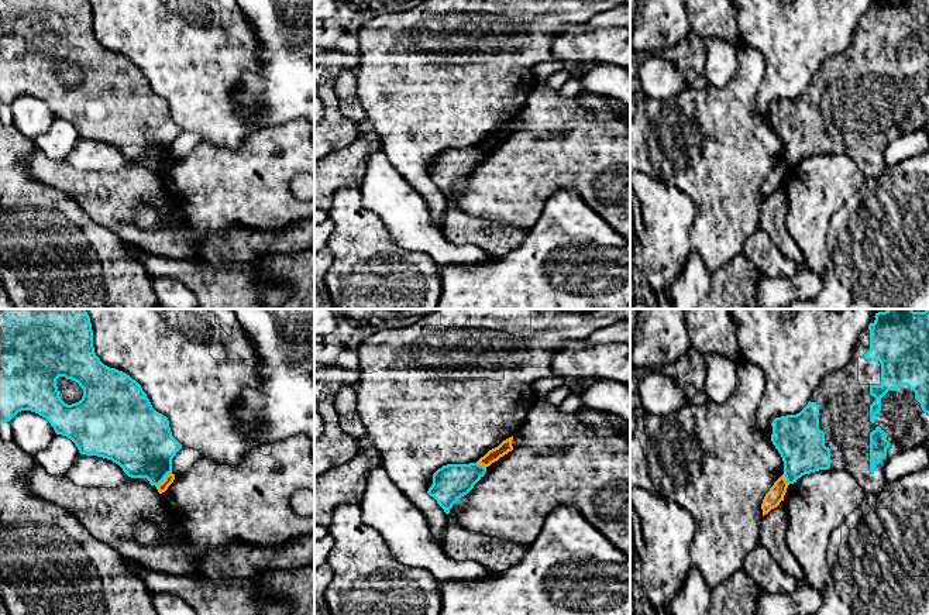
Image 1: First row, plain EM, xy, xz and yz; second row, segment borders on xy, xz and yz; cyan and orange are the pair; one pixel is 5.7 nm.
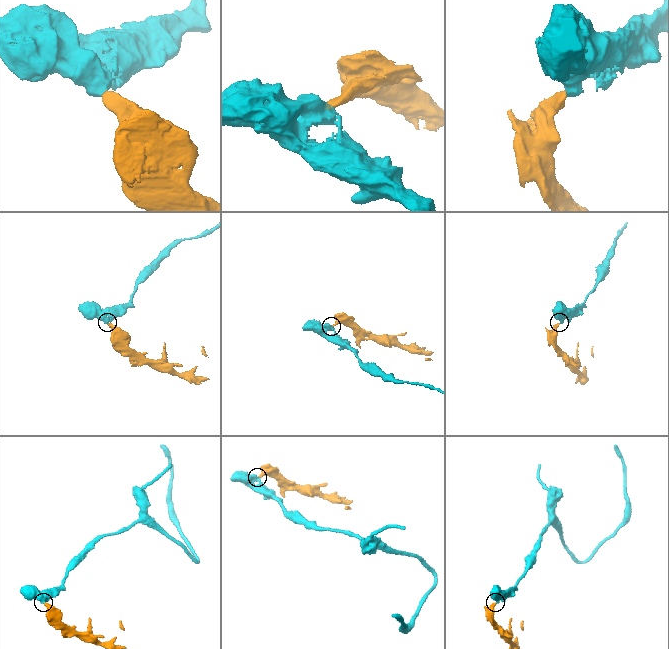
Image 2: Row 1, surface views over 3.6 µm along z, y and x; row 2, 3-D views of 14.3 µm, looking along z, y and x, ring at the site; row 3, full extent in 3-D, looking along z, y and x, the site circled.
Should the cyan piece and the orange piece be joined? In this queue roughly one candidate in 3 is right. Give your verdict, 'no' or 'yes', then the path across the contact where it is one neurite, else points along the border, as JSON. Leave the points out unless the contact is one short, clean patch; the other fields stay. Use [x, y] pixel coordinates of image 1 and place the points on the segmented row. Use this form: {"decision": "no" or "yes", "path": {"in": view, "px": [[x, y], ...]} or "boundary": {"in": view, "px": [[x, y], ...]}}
{"decision": "no", "boundary": {"in": "xy", "px": [[171, 471], [155, 485]]}}

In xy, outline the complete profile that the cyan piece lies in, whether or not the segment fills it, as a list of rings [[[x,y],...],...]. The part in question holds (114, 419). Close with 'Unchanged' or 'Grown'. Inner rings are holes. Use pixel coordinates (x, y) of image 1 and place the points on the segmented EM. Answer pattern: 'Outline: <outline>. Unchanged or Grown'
Outline: [[[0,309],[0,425],[21,410],[45,418],[56,434],[75,443],[80,454],[111,460],[128,477],[147,478],[155,487],[172,473],[172,458],[182,449],[172,436],[168,418],[152,408],[141,385],[125,372],[104,365],[96,355],[86,309]],[[59,377],[79,384],[83,389],[79,402],[68,405],[61,399]]]. Unchanged

